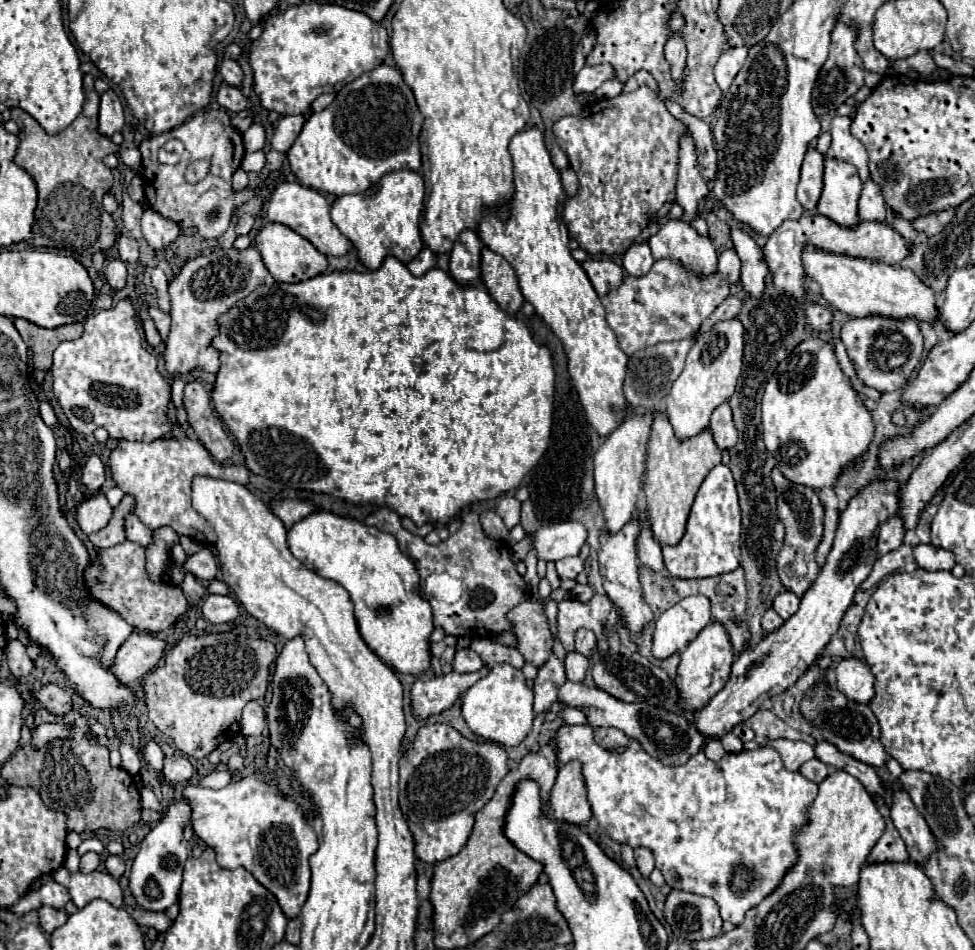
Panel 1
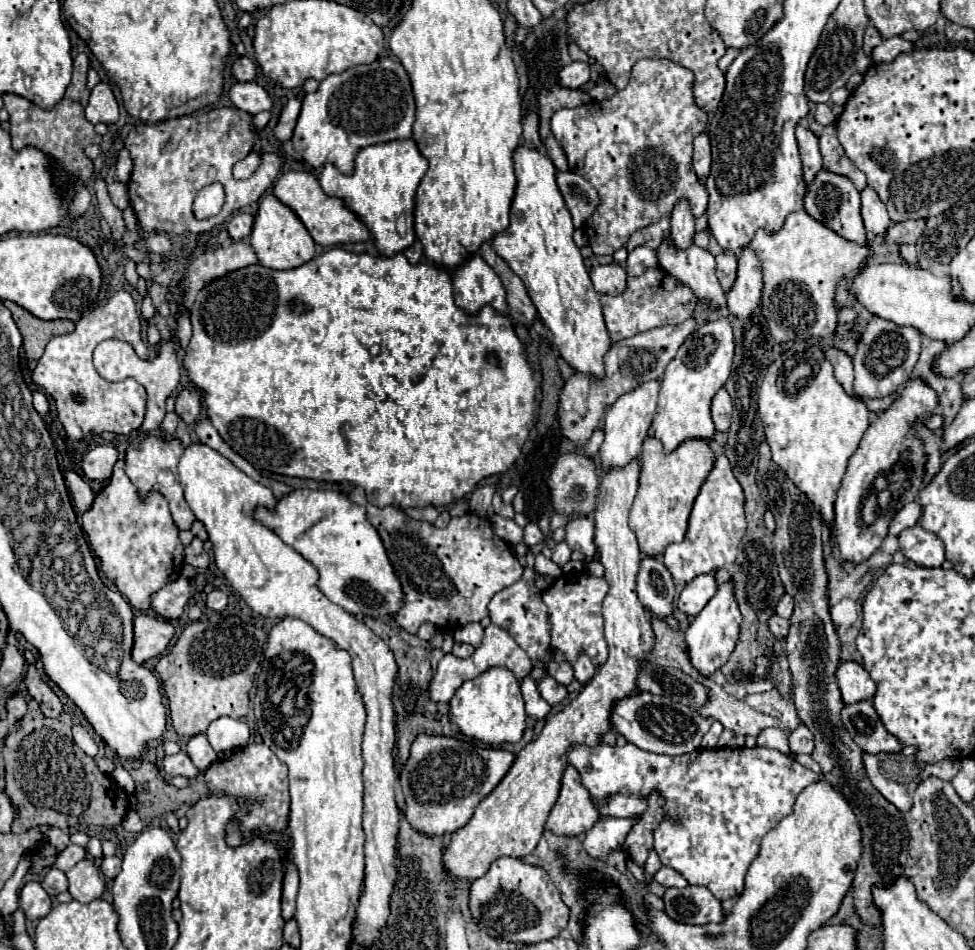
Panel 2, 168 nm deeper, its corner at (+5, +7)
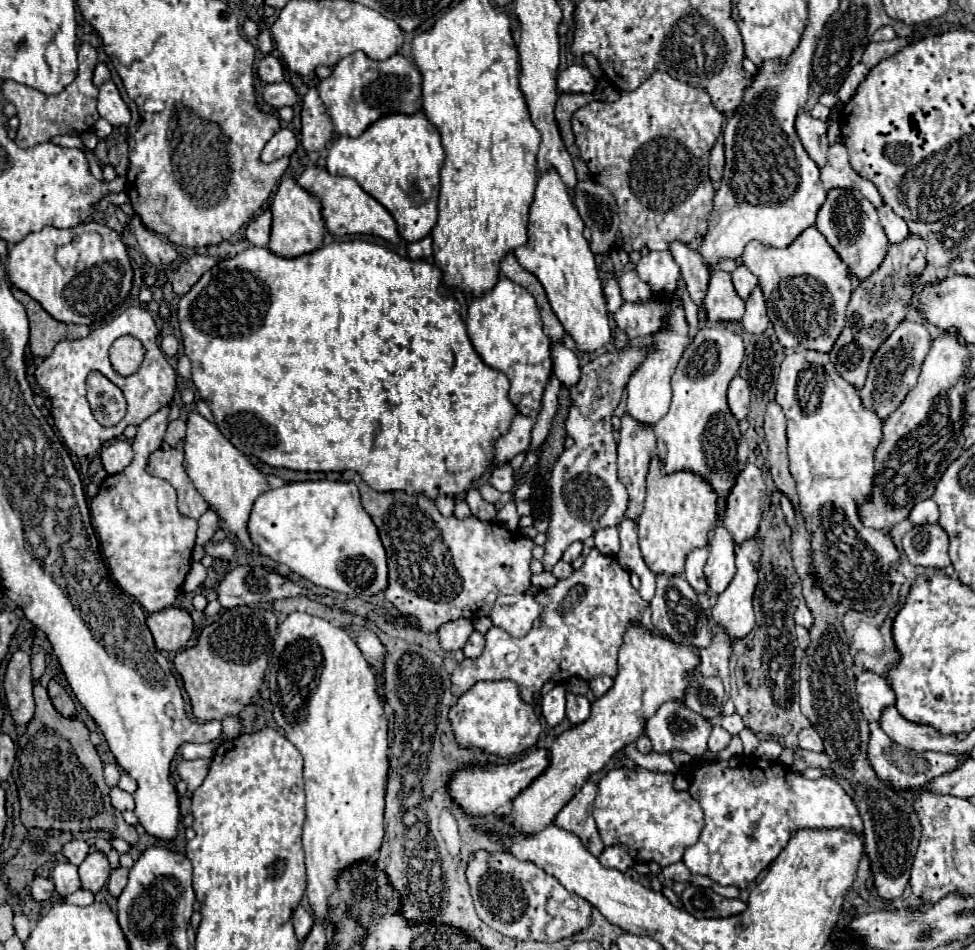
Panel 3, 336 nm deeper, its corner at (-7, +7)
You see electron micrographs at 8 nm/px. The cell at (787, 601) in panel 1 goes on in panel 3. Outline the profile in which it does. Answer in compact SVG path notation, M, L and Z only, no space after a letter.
M800 603L800 605L796 607L796 613L794 613L794 621L796 621L798 625L806 627L806 629L812 625L812 615L810 615L810 609L806 607L806 603Z

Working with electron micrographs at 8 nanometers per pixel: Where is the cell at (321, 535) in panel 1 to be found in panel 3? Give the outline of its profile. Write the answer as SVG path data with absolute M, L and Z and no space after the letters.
M300 481L288 483L280 489L270 489L256 499L250 513L248 529L252 541L258 545L262 555L268 555L276 563L288 565L294 573L312 581L318 587L326 587L342 595L358 595L362 599L378 595L388 587L386 549L380 541L372 517L362 507L360 493L354 483Z

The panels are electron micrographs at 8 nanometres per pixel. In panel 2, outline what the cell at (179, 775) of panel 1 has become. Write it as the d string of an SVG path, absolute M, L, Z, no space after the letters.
M180 751L178 755L172 755L172 757L164 757L162 767L164 767L166 775L170 775L170 777L180 775L180 777L186 777L186 779L194 779L200 773L196 769L196 765L192 763L192 759L184 751Z

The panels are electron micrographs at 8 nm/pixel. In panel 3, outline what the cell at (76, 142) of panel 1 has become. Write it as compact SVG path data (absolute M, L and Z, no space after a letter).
M88 43L78 47L78 77L72 81L72 85L68 85L62 93L58 95L44 95L32 87L14 83L14 81L4 81L2 83L2 93L4 97L16 105L18 109L18 119L20 119L20 127L18 127L18 135L16 135L16 145L20 147L32 147L36 143L46 143L56 135L72 135L72 137L80 137L88 131L92 131L94 123L100 119L98 111L96 111L96 97L98 97L98 89L92 83L92 75L94 75L94 67L98 65L98 57L96 57L96 49Z

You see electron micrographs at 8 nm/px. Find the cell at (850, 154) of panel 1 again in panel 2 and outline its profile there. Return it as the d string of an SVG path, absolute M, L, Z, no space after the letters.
M828 125L824 127L824 133L820 135L820 153L822 153L822 169L828 169L832 173L840 173L844 177L848 177L858 191L864 191L866 187L866 177L860 169L856 169L852 165L852 161L844 155L844 149L840 147L838 143L838 137L836 137L836 127L834 125Z

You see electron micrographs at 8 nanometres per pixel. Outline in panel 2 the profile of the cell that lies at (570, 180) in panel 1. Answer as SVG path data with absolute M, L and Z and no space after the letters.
M568 171L568 173L558 173L556 175L558 181L558 189L566 201L568 211L572 213L574 219L574 227L582 227L584 221L596 211L596 207L600 205L600 197L596 193L596 189L580 175Z

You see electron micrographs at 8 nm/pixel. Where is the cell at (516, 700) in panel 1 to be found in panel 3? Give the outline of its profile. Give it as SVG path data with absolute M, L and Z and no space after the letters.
M510 679L480 681L470 691L460 695L456 705L450 709L450 725L462 747L484 749L500 757L520 755L530 749L542 731L534 707L520 697L518 685Z

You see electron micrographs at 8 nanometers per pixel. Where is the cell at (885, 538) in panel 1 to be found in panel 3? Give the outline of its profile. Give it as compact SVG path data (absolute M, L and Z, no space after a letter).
M926 499L918 503L912 513L910 513L910 523L912 525L924 525L924 523L936 523L938 521L938 505L932 499Z

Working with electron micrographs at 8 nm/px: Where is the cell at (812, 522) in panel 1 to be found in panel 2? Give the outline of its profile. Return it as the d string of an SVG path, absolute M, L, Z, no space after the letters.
M762 441L758 459L756 485L776 519L774 531L774 559L780 569L780 579L786 593L794 599L794 613L790 617L790 633L786 637L786 655L792 673L792 699L800 721L814 735L812 759L822 767L824 779L850 803L862 829L862 859L854 875L854 907L862 921L880 925L880 909L872 901L872 887L886 887L904 873L908 859L908 829L900 811L886 801L868 781L862 749L852 741L850 733L840 721L844 701L836 683L836 669L840 667L840 643L836 627L828 611L828 575L822 557L822 521L814 505L796 489L786 473L772 461L768 443Z

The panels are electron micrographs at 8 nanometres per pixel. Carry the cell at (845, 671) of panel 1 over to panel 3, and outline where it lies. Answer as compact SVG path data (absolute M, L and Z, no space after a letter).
M872 671L858 673L856 693L858 693L858 703L862 707L862 713L868 721L878 721L882 709L894 705L896 701L890 683Z

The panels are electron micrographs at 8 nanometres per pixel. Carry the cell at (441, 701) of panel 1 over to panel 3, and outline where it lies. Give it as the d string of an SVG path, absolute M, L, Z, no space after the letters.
M596 549L590 551L582 569L574 571L568 579L560 579L554 587L542 589L536 597L544 607L544 613L534 629L526 637L516 639L506 631L492 627L486 633L486 649L482 655L478 659L464 659L454 669L452 695L460 697L478 681L512 679L518 683L524 701L532 703L534 695L548 679L560 683L572 675L578 675L584 681L598 675L614 677L618 671L616 655L626 625L640 619L648 605L630 585L628 571L624 571L614 557L604 557L602 553L596 553Z

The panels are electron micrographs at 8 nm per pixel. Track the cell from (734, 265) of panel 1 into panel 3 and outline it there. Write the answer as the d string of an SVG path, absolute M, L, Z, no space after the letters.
M746 265L736 267L736 271L732 273L732 281L734 281L734 289L740 299L746 299L748 293L758 285L758 279L754 277L754 273Z

